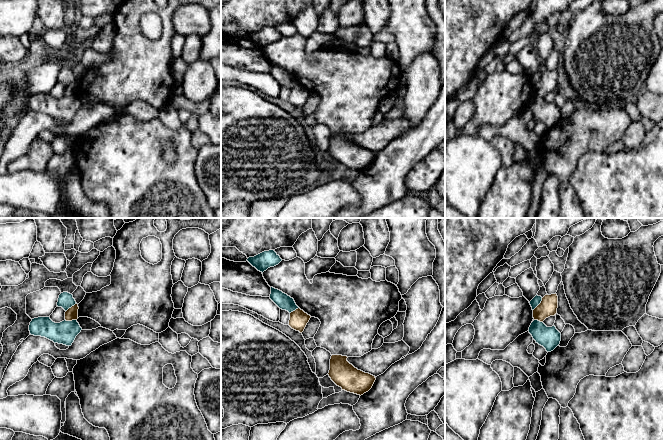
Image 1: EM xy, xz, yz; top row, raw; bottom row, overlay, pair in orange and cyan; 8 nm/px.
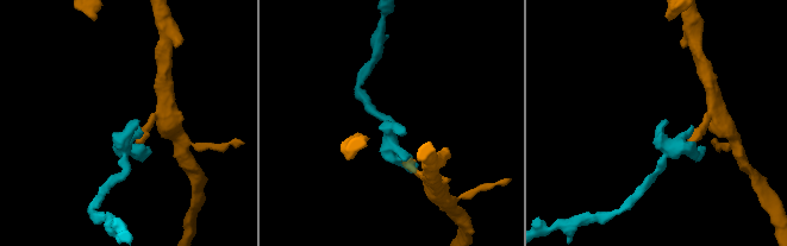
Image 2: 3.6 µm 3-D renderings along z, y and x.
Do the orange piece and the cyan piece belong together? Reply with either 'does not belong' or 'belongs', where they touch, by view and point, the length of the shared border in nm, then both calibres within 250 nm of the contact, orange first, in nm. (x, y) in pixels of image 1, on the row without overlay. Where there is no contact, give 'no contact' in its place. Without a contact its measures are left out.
does not belong | yz (539, 80) | 130 nm | 140/70 nm

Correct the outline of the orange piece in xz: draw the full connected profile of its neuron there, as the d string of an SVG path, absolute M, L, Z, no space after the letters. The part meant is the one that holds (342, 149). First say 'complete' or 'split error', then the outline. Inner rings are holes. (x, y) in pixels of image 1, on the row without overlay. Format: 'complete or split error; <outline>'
complete; M332 131L328 151L342 166L361 172L372 164L376 154L355 144L347 134L342 131Z

